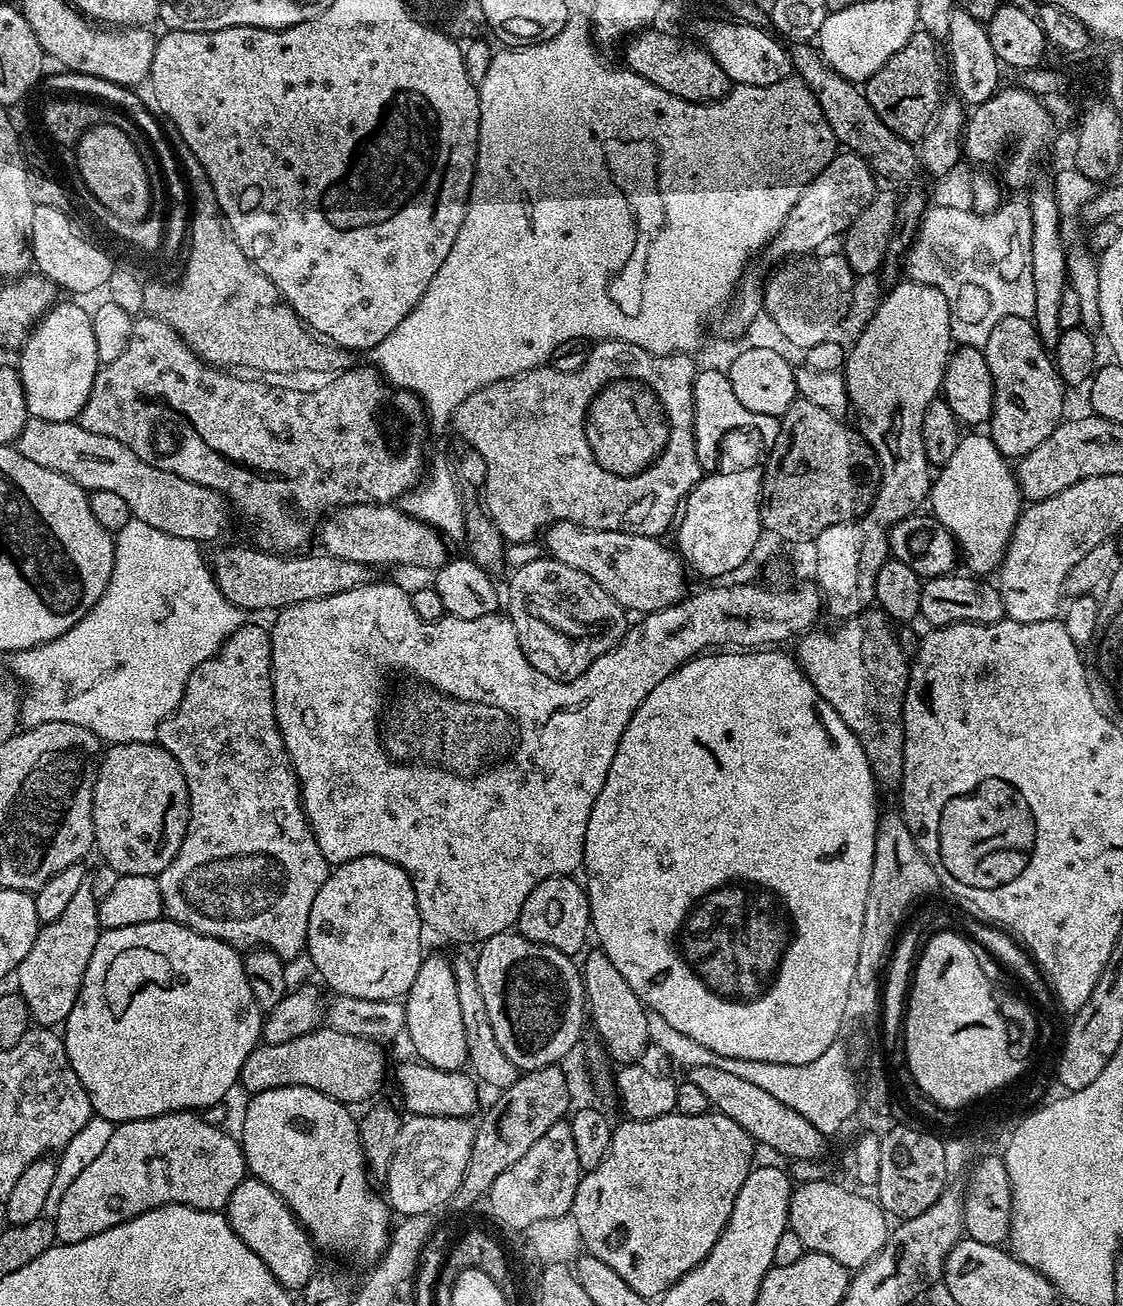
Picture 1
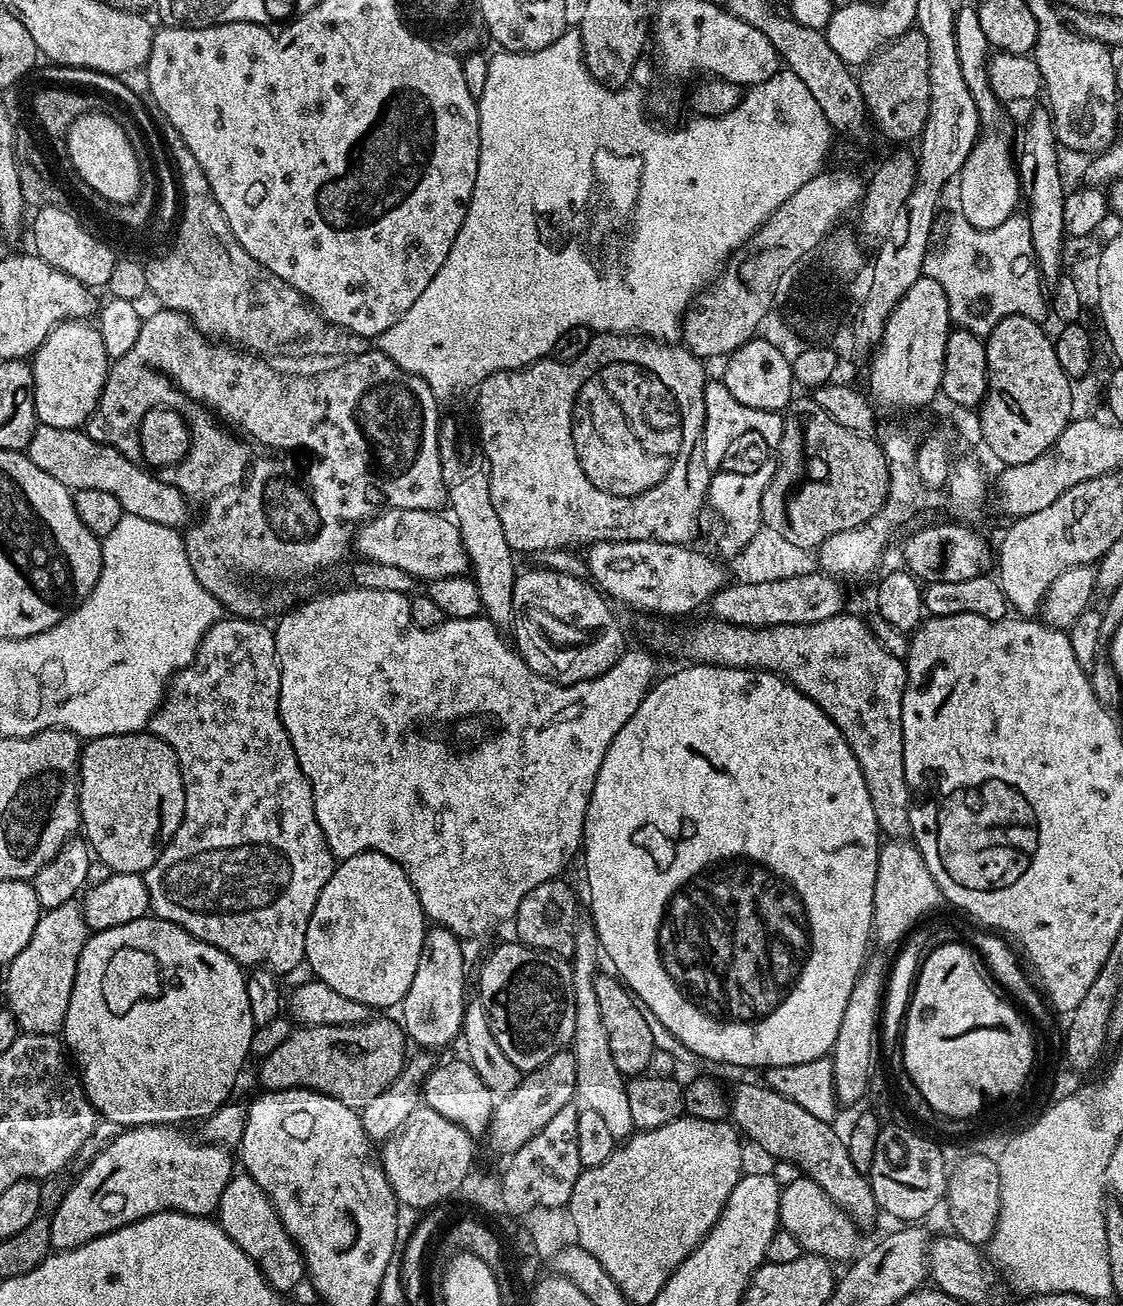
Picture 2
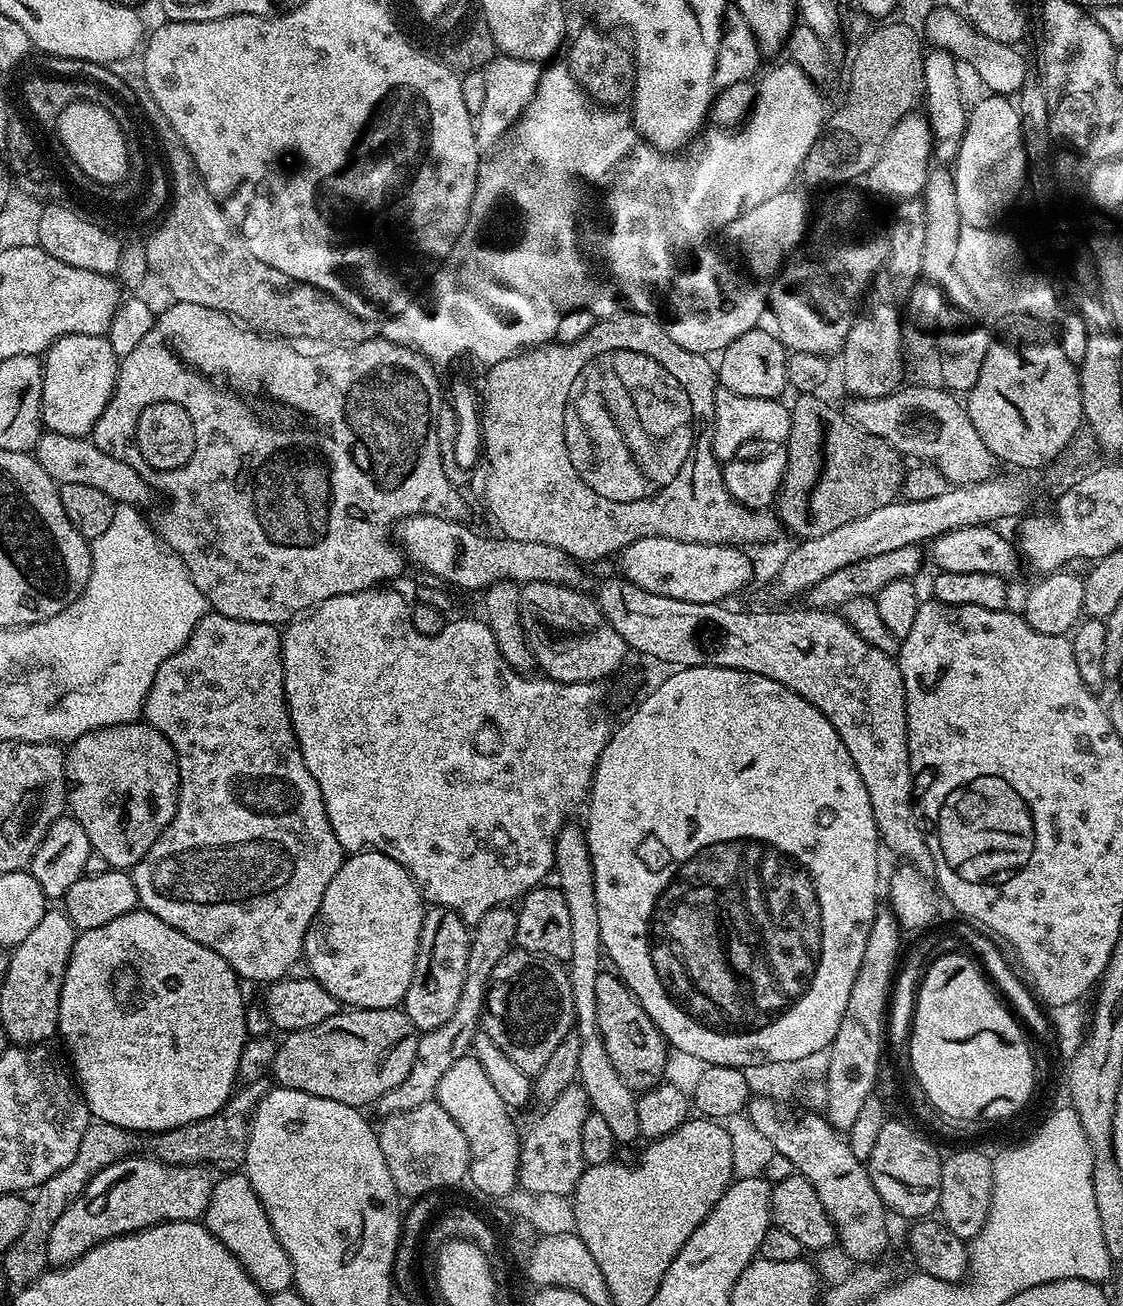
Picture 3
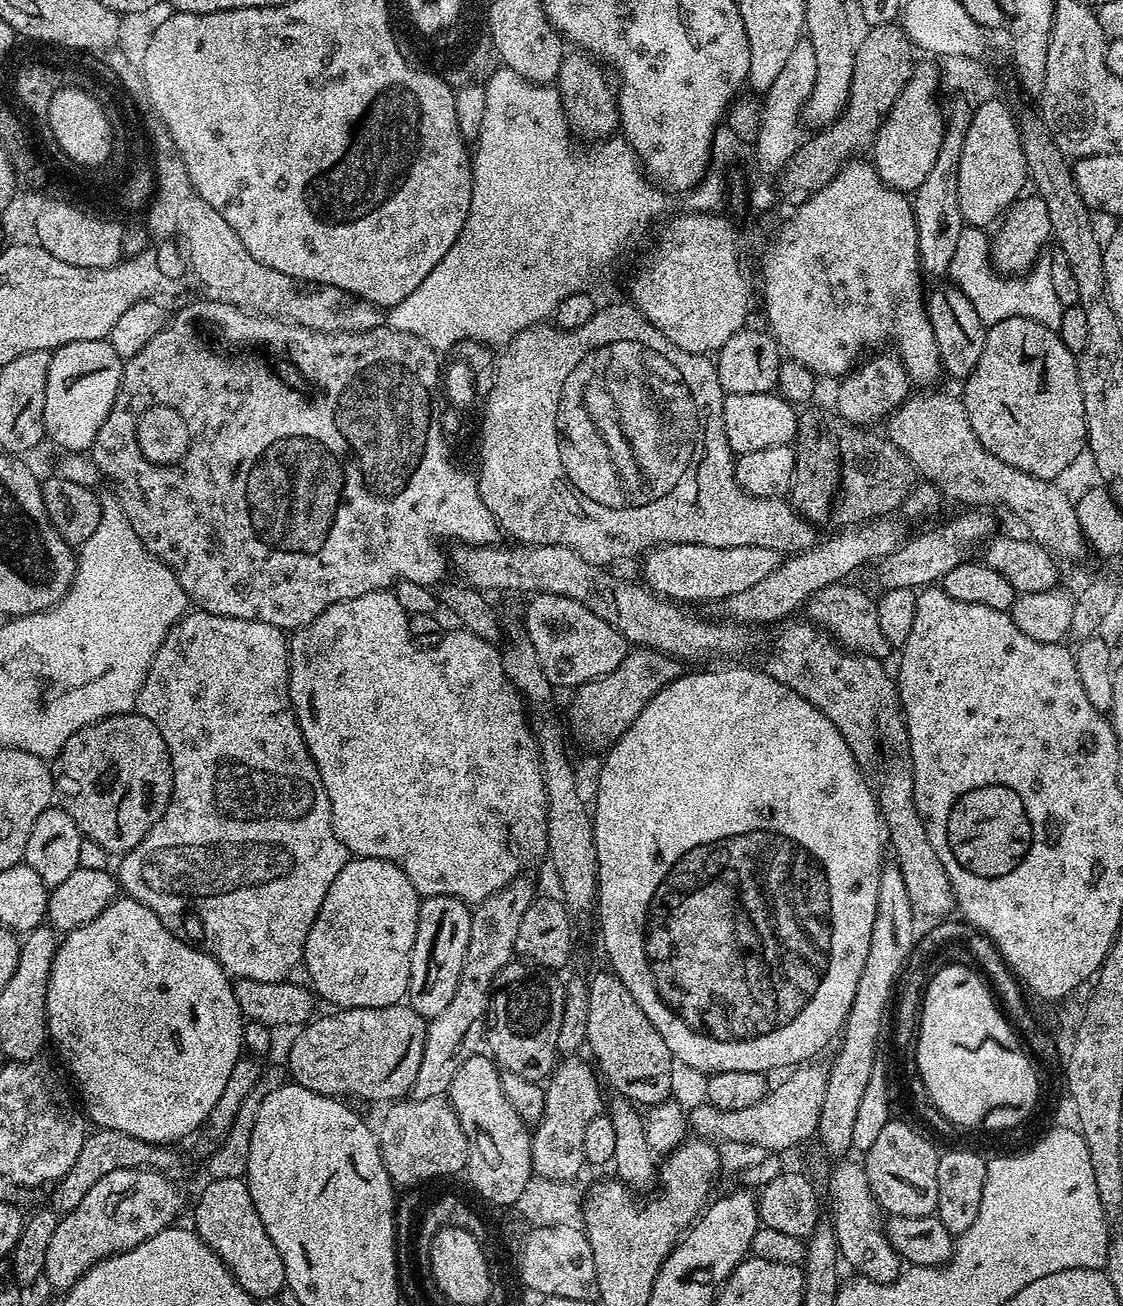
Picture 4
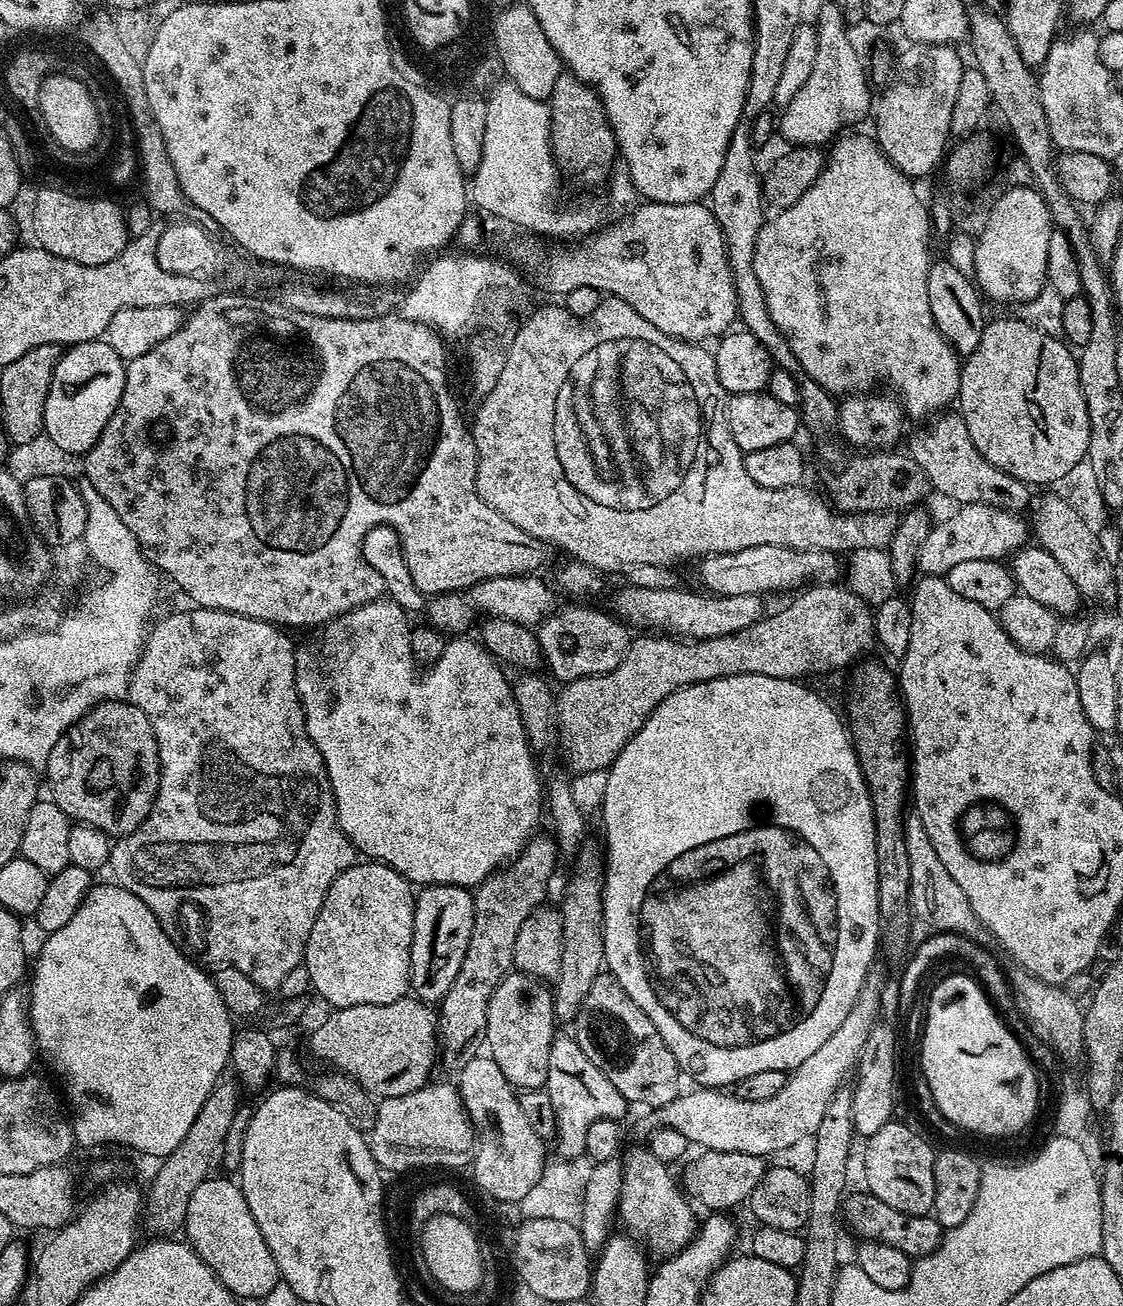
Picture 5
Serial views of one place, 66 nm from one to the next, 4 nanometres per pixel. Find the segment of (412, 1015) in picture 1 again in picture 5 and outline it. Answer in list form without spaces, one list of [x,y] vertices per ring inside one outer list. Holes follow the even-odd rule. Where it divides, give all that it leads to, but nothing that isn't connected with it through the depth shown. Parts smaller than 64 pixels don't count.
[[[429,884],[415,893],[414,934],[410,962],[412,978],[410,992],[415,999],[425,1004],[435,1005],[444,999],[444,995],[454,986],[454,978],[458,978],[458,970],[462,970],[462,958],[466,958],[466,946],[470,946],[470,934],[474,930],[474,896],[467,888],[446,886],[445,884]]]

